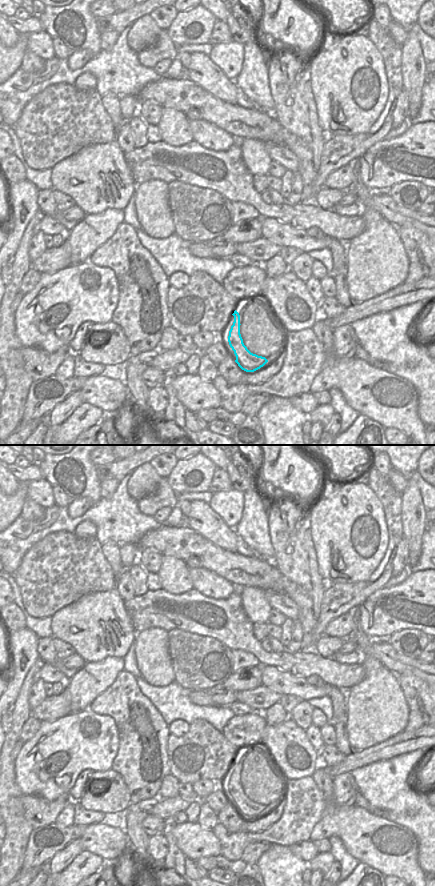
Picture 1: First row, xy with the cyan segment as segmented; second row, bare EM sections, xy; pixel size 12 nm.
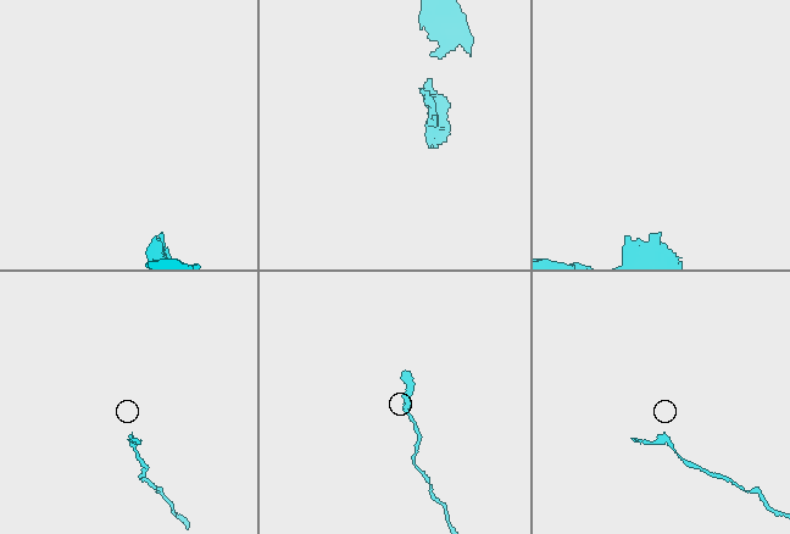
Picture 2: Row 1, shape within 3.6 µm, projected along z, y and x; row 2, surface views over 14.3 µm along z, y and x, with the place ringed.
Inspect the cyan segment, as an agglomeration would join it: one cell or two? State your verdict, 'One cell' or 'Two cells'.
Two cells

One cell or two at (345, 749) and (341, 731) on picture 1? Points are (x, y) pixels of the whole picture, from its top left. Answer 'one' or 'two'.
one

